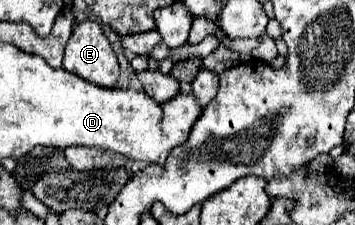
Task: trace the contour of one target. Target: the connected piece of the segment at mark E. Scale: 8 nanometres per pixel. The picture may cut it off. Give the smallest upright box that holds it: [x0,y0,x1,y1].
[64,20,118,86]

